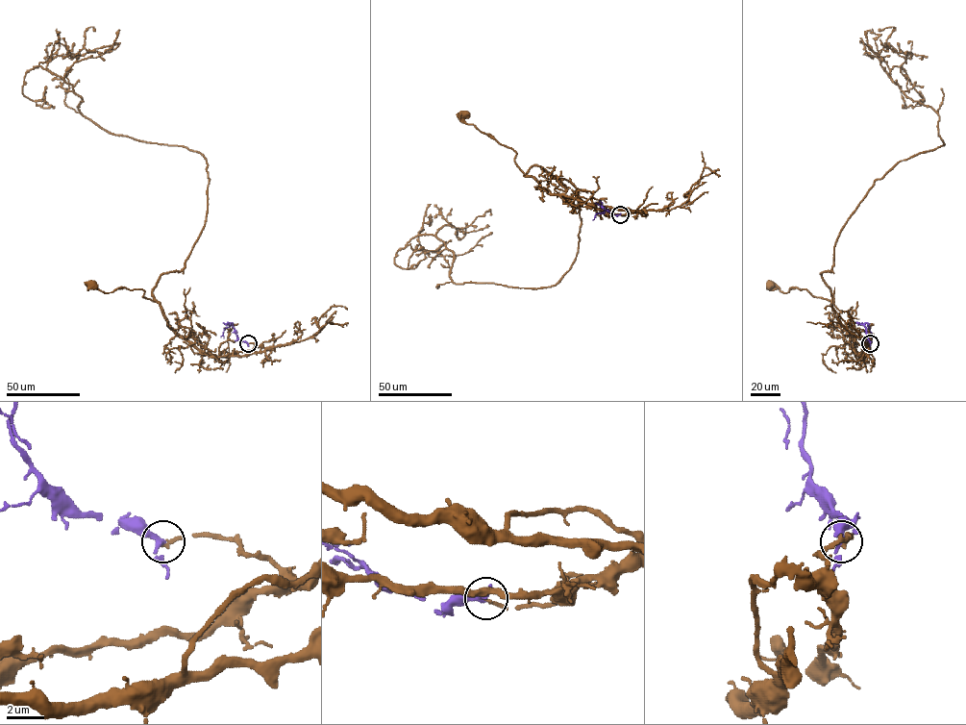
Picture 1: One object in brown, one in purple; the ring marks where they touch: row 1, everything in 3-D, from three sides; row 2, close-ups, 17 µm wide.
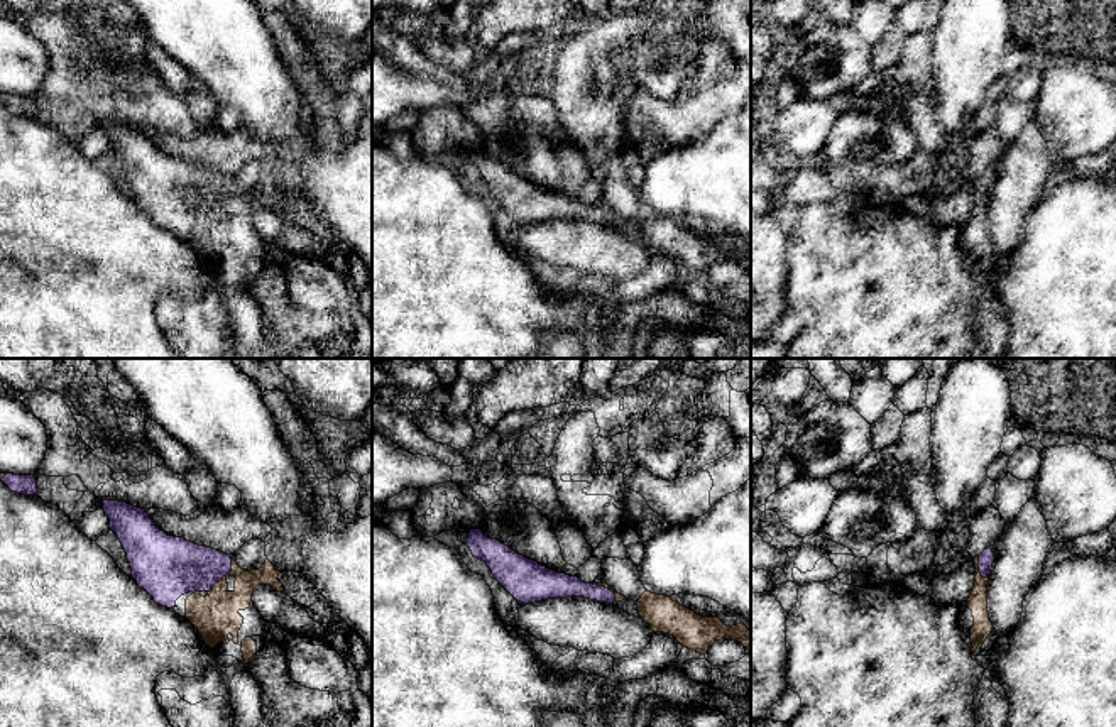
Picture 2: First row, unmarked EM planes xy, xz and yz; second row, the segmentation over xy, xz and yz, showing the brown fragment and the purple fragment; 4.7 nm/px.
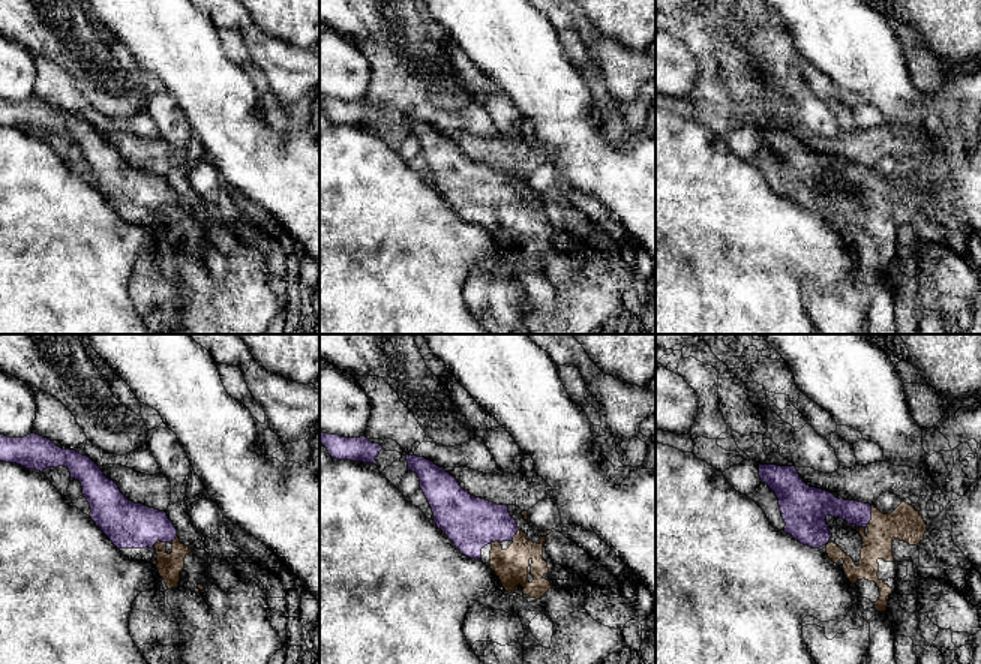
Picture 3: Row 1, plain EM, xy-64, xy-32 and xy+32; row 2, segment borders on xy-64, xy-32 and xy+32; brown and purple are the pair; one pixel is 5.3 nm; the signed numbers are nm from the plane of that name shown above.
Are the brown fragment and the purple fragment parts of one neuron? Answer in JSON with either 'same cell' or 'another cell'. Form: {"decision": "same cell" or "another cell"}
{"decision": "same cell"}

